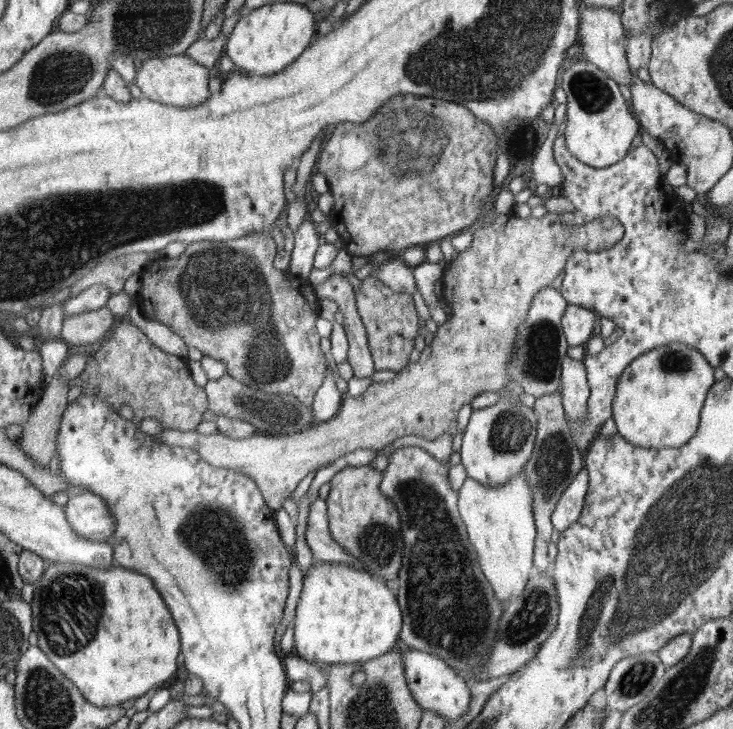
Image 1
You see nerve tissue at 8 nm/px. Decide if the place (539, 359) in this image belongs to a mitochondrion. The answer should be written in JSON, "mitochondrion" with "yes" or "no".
{"mitochondrion":"yes"}

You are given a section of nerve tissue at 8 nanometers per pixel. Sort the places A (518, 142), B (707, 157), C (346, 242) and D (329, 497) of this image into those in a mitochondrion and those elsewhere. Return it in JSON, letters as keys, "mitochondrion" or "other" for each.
{"A":"other","B":"other","C":"other","D":"other"}

